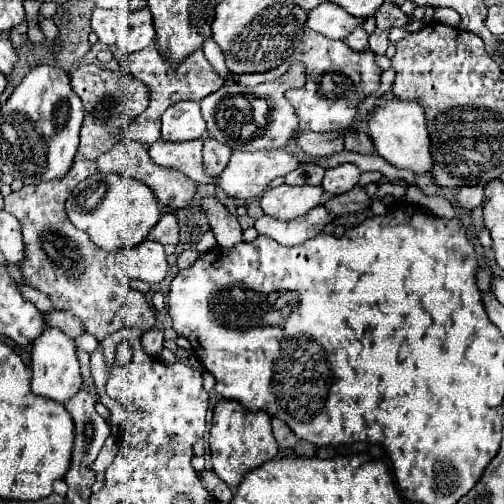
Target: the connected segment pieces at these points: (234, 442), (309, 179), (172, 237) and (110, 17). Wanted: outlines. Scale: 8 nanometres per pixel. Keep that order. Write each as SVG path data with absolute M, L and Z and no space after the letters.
M227 399L219 401L215 411L213 411L209 447L211 447L213 471L231 489L237 489L249 471L253 471L255 467L261 467L263 463L275 459L279 453L279 445L275 443L275 437L271 431L271 417L265 411L251 413L241 403L227 401Z
M303 163L295 171L285 175L285 183L287 185L321 185L323 173L325 173L323 167L311 165L311 163Z
M165 213L165 215L159 219L159 223L151 229L151 233L149 233L147 239L149 239L149 241L157 241L157 243L161 243L161 245L165 245L165 243L177 245L177 243L179 243L177 217L171 215L171 213Z
M95 9L93 11L93 19L91 19L91 27L97 33L101 43L115 43L117 35L115 35L115 23L117 23L117 15L111 9Z

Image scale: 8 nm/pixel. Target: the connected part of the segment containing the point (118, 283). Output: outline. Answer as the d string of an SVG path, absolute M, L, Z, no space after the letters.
M75 159L71 171L59 179L41 185L25 185L21 191L13 191L5 197L5 211L15 215L23 229L25 241L25 261L21 273L27 283L39 291L43 291L57 309L69 311L75 317L83 319L87 331L97 337L99 347L90 355L91 374L99 393L99 401L110 411L110 430L115 437L121 437L126 430L126 412L115 400L111 400L105 392L105 383L109 377L104 362L101 341L107 333L115 333L123 327L133 327L139 331L153 329L155 311L147 303L145 295L131 289L129 277L117 267L111 253L101 251L87 239L87 233L79 231L65 213L65 201L87 177L97 173L95 161Z

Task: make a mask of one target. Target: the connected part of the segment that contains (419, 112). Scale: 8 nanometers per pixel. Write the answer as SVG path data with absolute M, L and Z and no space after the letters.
M381 101L367 117L367 135L371 137L375 151L397 169L411 169L413 173L429 173L433 167L431 141L425 125L423 107L415 101Z

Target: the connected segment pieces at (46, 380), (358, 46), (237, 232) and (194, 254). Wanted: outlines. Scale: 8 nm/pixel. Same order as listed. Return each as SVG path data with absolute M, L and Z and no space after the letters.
M47 327L47 331L41 333L39 339L33 341L31 347L31 371L33 371L33 379L31 379L31 391L35 395L65 403L67 399L71 399L71 395L75 395L83 383L81 371L79 371L79 361L75 355L75 341L67 335L63 335L63 331L59 331L57 327Z
M357 27L349 37L347 37L347 45L353 49L353 51L367 51L369 49L369 41L367 41L367 33L363 27Z
M215 197L203 199L203 209L209 219L209 227L219 243L219 247L233 247L235 243L243 241L243 229L239 219L231 215Z
M185 250L177 257L177 266L179 269L189 268L199 258L199 254L196 250Z

